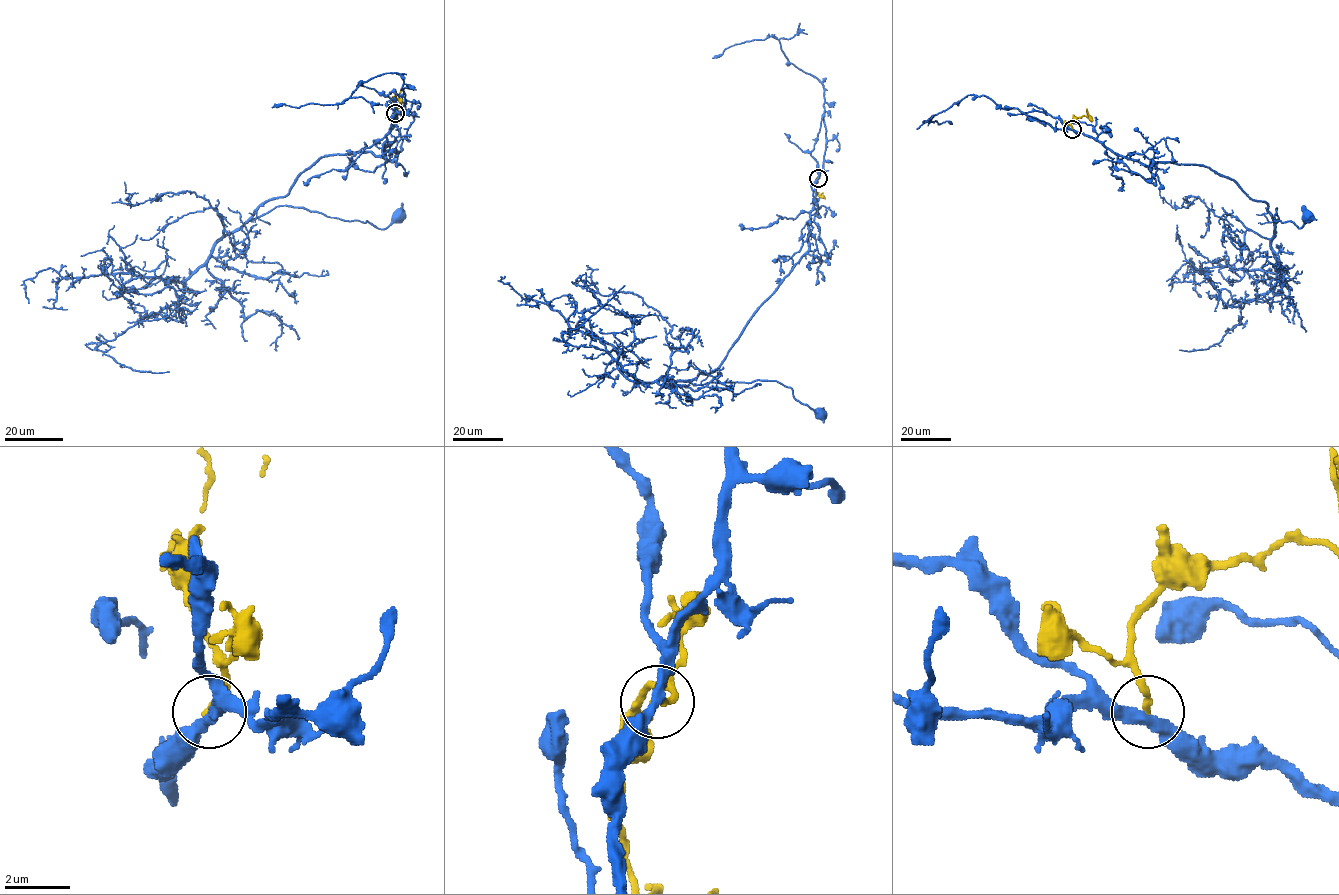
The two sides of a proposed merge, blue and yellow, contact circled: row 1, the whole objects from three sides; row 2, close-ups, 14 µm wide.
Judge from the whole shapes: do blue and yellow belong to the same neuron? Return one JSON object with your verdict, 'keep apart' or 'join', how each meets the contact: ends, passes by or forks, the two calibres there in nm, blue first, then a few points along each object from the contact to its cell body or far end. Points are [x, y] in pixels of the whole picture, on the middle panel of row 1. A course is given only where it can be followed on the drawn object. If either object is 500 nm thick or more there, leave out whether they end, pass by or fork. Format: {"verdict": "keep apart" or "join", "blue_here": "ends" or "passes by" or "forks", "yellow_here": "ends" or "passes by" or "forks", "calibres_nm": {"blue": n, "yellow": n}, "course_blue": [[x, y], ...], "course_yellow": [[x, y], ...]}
{"verdict": "keep apart", "blue_here": "passes by", "yellow_here": "ends", "calibres_nm": {"blue": 320, "yellow": 220}, "course_blue": [[818, 178], [810, 212], [809, 250], [763, 303], [722, 363], [690, 381], [777, 381], [821, 414]], "course_yellow": [[818, 178], [816, 192], [818, 195], [822, 193]]}

